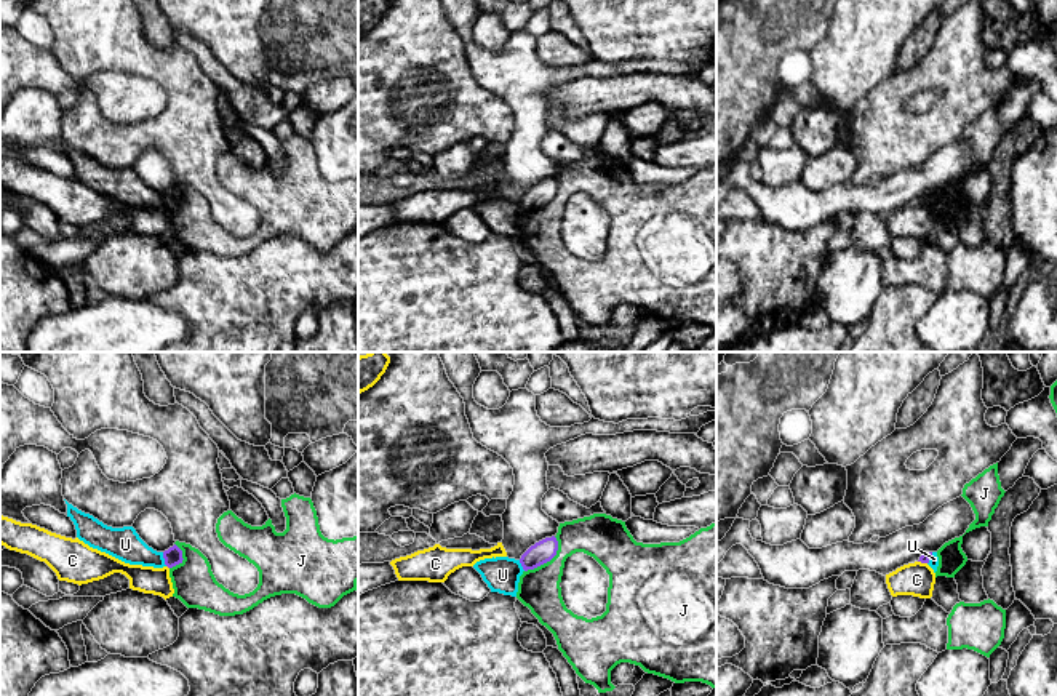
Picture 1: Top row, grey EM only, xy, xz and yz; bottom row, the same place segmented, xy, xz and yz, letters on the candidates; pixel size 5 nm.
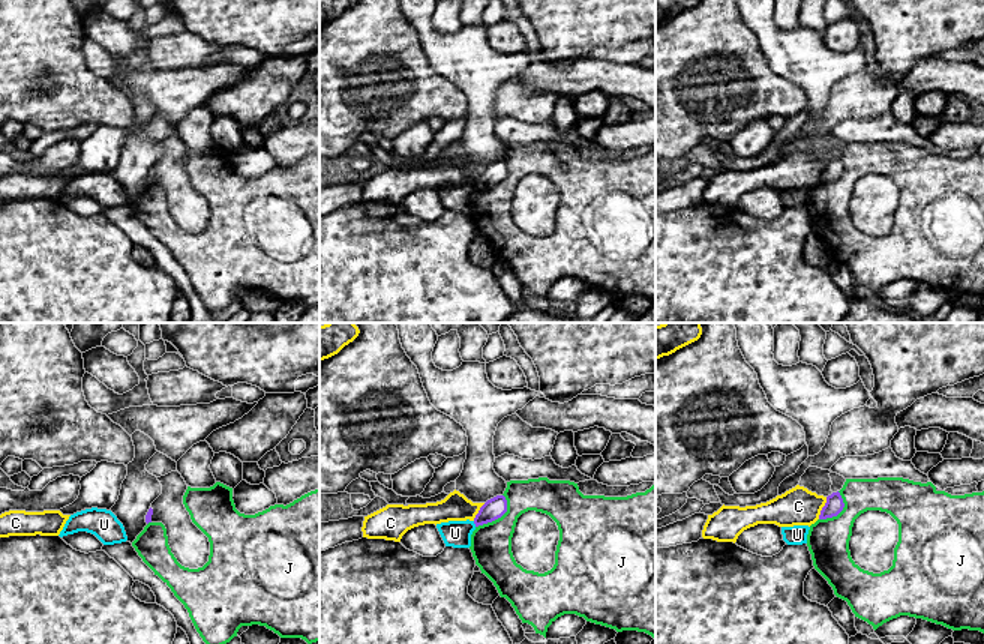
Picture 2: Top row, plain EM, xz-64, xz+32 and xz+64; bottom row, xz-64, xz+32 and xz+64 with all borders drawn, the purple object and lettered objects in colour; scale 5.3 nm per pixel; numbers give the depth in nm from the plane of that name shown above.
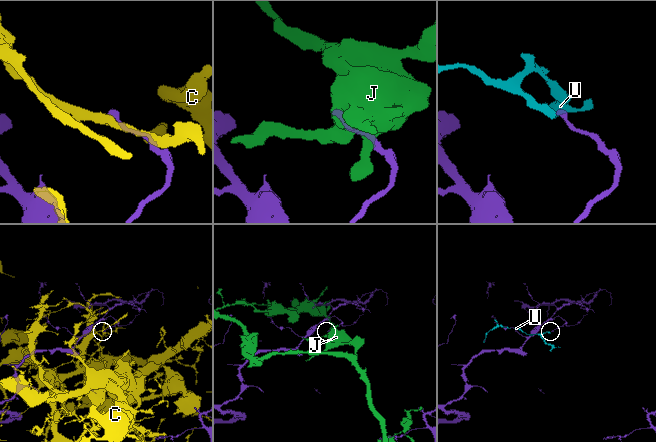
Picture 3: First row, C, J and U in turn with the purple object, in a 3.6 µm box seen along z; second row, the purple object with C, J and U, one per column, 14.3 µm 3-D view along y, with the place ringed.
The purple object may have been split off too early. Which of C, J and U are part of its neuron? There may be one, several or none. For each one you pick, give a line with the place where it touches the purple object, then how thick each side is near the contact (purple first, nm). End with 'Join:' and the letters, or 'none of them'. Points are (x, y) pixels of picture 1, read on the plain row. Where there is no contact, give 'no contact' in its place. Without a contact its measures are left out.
Join: none of them

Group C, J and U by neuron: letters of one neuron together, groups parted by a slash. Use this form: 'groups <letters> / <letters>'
groups C / J / U

